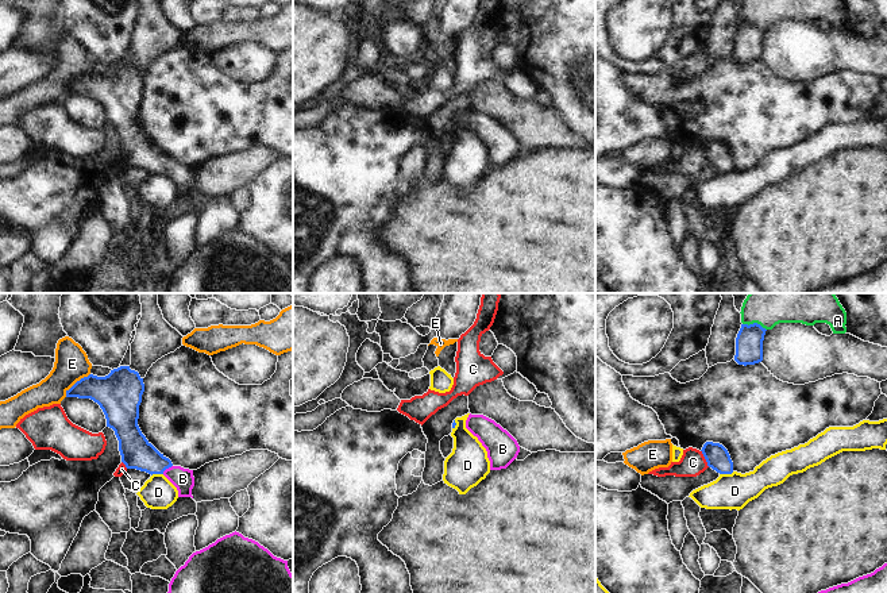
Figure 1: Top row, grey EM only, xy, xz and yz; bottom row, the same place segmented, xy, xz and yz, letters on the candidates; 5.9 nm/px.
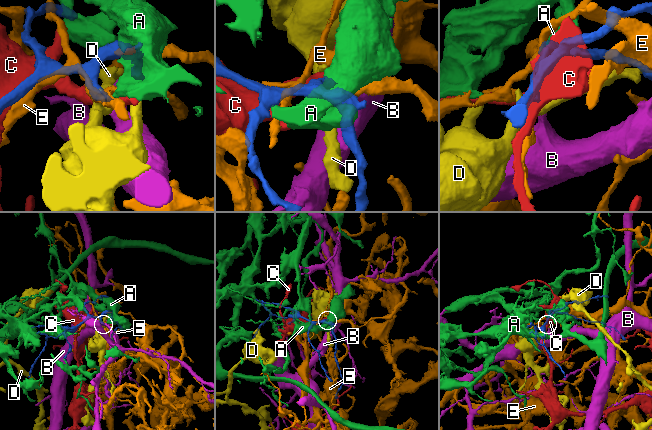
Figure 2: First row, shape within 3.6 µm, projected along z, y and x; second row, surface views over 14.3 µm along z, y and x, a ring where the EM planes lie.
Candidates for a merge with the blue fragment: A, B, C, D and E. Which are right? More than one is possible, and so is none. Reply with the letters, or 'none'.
B

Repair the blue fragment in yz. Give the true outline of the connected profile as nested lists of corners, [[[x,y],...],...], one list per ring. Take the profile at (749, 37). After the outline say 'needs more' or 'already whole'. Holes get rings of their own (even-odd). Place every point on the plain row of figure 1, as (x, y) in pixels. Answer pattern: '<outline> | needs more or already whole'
[[[741,22],[736,35],[734,58],[738,62],[755,62],[763,58],[763,38],[765,26],[760,22]]] | already whole

